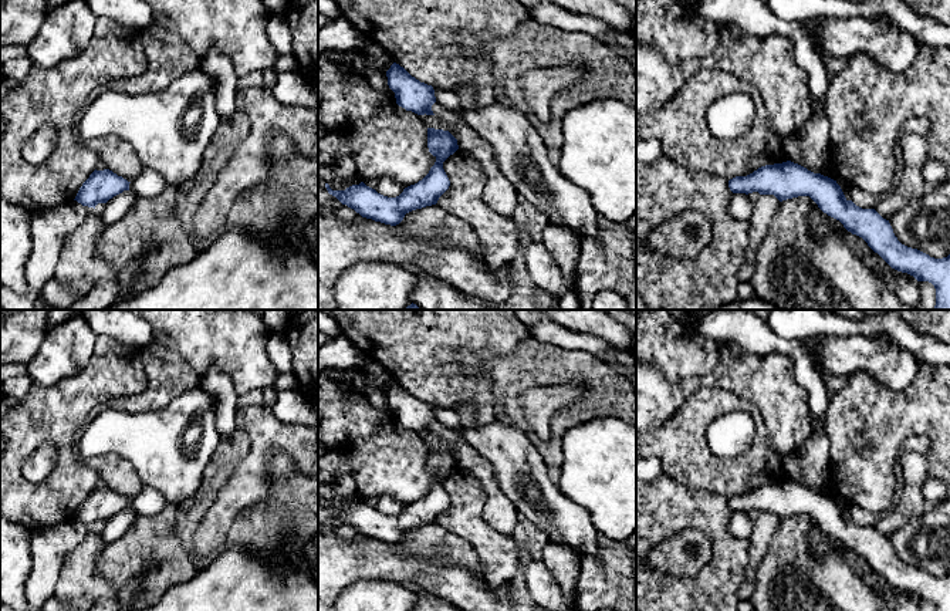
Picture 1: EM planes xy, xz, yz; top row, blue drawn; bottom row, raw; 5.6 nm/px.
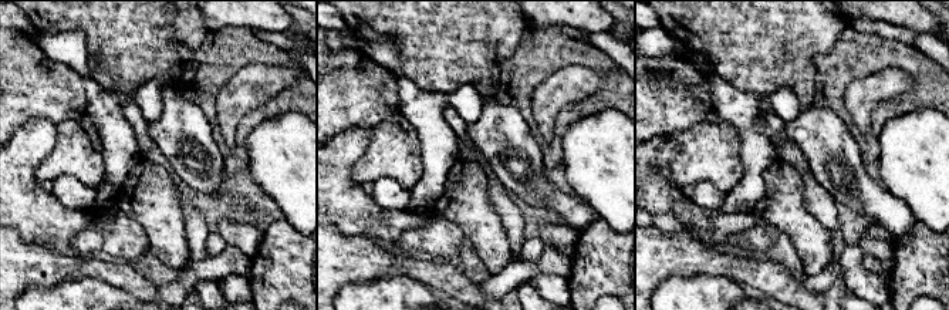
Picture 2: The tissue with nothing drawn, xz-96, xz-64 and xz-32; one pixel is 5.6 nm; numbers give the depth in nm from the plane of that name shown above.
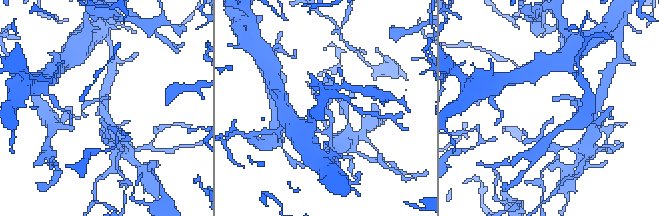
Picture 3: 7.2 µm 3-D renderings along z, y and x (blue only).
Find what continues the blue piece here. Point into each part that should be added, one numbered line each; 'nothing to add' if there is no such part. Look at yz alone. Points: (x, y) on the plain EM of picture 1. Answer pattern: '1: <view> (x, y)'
nothing to add

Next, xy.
1: xy (148, 502)

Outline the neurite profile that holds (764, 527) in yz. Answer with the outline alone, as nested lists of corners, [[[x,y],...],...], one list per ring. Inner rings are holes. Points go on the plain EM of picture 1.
[[[761,513],[753,523],[753,530],[748,537],[748,561],[744,573],[744,580],[738,590],[740,600],[750,600],[755,590],[757,570],[764,558],[772,536],[778,527],[780,519],[774,513]]]

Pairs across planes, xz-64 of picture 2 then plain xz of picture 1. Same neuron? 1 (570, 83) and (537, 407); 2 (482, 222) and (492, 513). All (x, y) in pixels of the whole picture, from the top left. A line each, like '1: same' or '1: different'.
1: same
2: different

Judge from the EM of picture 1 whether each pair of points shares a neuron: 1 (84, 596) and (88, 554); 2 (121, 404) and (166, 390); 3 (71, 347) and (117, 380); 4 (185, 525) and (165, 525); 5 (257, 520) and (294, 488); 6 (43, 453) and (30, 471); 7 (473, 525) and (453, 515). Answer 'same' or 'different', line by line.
1: same
2: same
3: different
4: different
5: same
6: same
7: same

